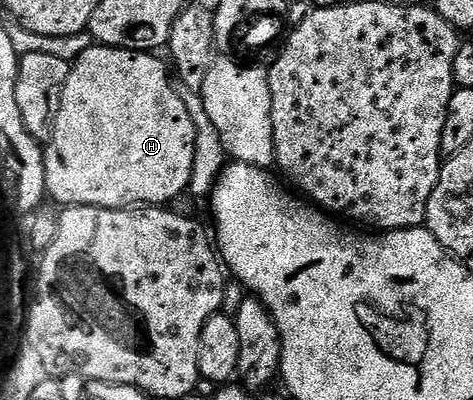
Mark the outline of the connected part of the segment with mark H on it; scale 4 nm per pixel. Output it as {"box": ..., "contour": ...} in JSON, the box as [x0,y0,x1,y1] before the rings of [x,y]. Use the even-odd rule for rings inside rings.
{"box":[44,45,196,209],"contour":[[[90,45],[78,60],[73,60],[64,97],[60,97],[54,132],[44,147],[46,194],[54,203],[63,208],[133,209],[139,205],[169,204],[169,199],[189,188],[196,129],[184,101],[177,96],[167,64],[165,67],[158,57],[144,51]]]}

